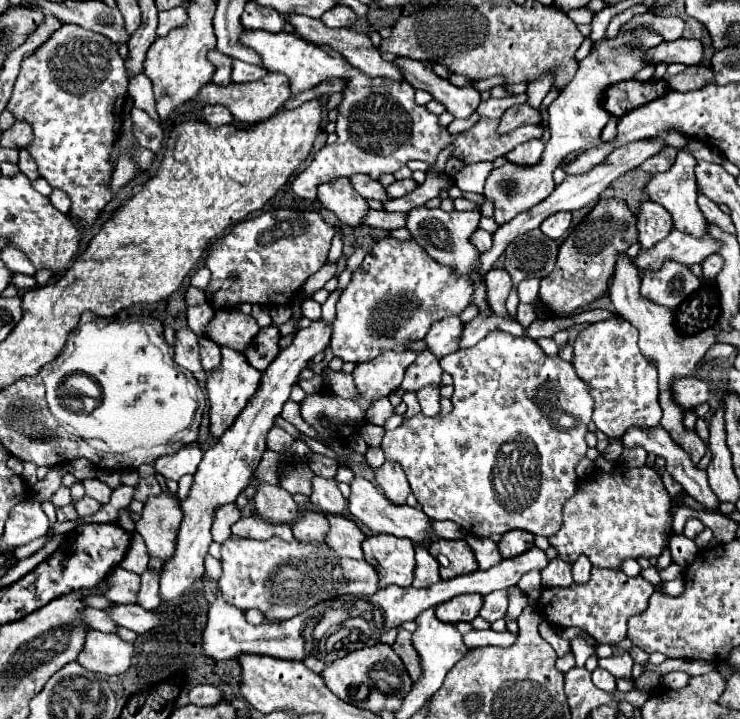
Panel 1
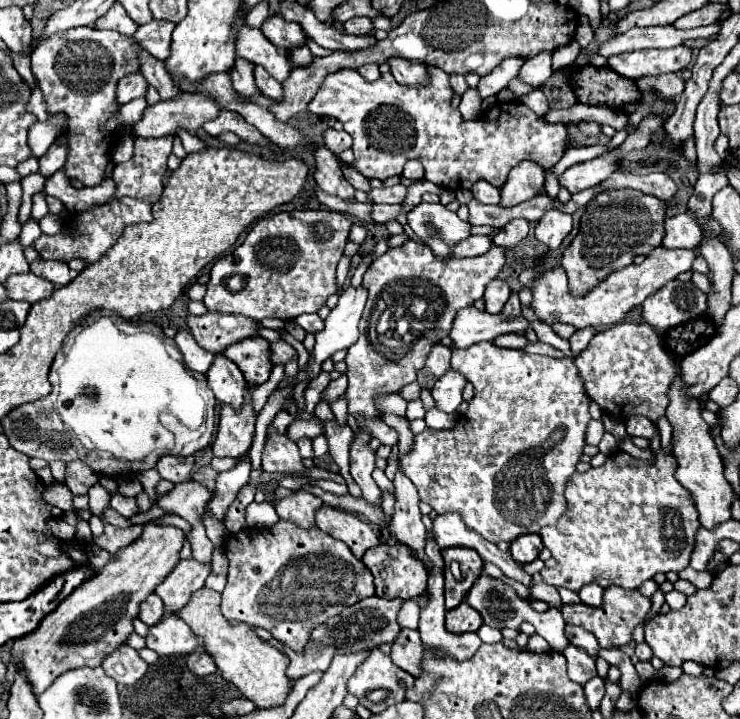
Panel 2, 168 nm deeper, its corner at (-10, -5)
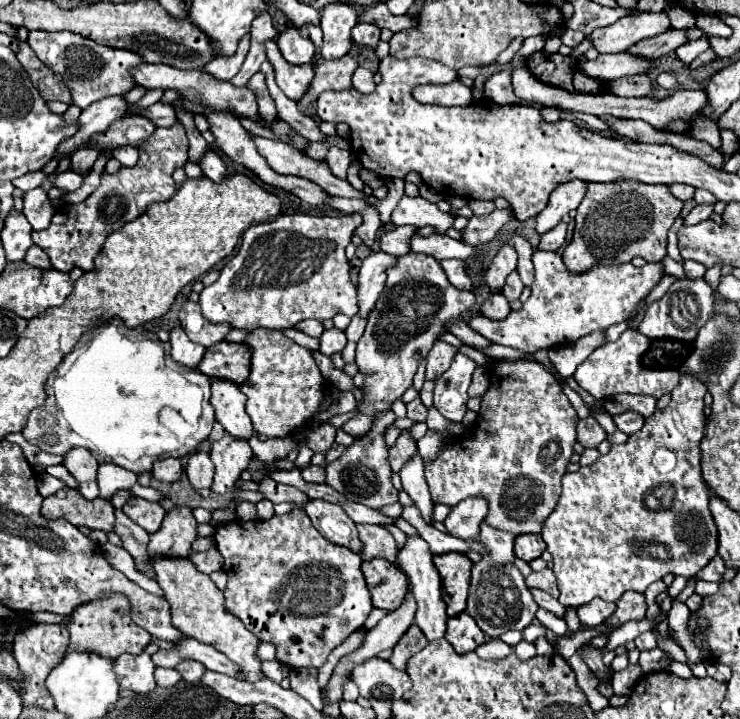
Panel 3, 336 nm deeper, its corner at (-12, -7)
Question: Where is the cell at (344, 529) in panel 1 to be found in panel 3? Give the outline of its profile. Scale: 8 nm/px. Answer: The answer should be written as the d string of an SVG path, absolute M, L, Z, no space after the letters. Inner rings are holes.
M310 500L308 506L304 506L304 510L310 516L316 530L320 530L320 534L326 540L338 546L346 546L352 552L362 550L356 524L348 518L348 514L340 506L324 502L324 500Z

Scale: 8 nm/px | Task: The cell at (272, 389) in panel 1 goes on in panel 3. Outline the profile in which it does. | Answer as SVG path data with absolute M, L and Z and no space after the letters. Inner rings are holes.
M374 252L368 258L364 258L358 274L358 318L368 318L372 306L376 304L376 298L380 296L384 282L386 282L386 268L396 264L396 256Z

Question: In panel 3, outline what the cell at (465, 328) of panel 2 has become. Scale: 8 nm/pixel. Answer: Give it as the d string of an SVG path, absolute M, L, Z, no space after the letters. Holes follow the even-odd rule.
M538 250L534 252L532 260L536 268L532 296L520 310L512 310L506 320L490 320L480 312L474 312L468 320L472 330L494 344L512 346L524 352L576 342L594 330L606 330L612 324L630 320L636 306L646 300L646 296L664 276L662 262L650 262L642 268L636 268L630 262L624 266L594 266L592 270L576 276L566 270L558 252Z

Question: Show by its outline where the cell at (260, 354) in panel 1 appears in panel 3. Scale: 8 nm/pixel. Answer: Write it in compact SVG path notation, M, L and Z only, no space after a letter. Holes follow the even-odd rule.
M220 342L206 350L198 370L210 378L226 378L238 384L248 382L252 348L244 342Z

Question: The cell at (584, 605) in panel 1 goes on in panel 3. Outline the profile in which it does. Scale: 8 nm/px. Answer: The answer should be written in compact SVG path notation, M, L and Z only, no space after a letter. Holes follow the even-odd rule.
M626 592L618 598L616 602L616 612L604 622L606 626L612 626L612 628L618 628L622 626L624 622L630 622L630 620L644 620L644 614L646 614L646 600L644 600L644 594L640 592Z

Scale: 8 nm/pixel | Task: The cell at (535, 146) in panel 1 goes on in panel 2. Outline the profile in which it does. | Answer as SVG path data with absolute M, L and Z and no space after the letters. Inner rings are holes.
M522 162L512 168L508 182L502 186L500 206L516 206L534 198L544 188L544 170L538 164Z

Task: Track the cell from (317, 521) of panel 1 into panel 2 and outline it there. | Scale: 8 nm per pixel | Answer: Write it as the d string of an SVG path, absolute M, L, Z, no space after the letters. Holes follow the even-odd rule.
M296 490L292 496L282 498L276 504L276 512L282 520L294 520L304 528L314 526L314 514L322 506L322 500L306 490Z

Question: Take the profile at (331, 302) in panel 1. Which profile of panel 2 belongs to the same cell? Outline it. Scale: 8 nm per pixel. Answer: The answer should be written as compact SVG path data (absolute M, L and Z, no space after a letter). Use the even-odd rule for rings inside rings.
M365 256L360 263L360 265L356 268L354 275L351 279L351 285L352 286L359 286L362 284L363 276L369 266L372 264L373 259L371 259L369 256Z

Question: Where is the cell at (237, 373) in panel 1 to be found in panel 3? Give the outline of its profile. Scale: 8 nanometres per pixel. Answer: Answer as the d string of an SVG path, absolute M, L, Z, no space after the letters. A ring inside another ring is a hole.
M224 432L224 436L212 442L210 460L214 464L214 484L212 490L218 494L226 494L234 488L240 478L240 472L248 468L252 458L252 448L244 438L234 438Z

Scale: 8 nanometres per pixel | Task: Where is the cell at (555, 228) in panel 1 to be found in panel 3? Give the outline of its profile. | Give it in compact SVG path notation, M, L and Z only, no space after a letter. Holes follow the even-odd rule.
M560 222L552 230L548 230L548 232L544 232L540 236L540 246L538 248L542 248L542 250L558 250L564 244L564 238L566 238L566 224Z

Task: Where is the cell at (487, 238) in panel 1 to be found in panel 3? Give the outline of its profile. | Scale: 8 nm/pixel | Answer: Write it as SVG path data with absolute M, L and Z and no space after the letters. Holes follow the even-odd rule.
M414 234L412 240L410 240L410 248L412 248L412 252L422 252L422 254L434 256L438 260L444 260L444 258L468 260L478 252L478 246L466 244L466 242L460 242L460 240L452 240L448 236L440 238L436 234L428 236L428 238Z

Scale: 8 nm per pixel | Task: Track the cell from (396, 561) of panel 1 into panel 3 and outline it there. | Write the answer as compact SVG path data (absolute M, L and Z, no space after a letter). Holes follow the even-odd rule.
M372 558L362 562L362 572L376 608L390 612L400 608L410 590L410 580L396 564L384 558Z

